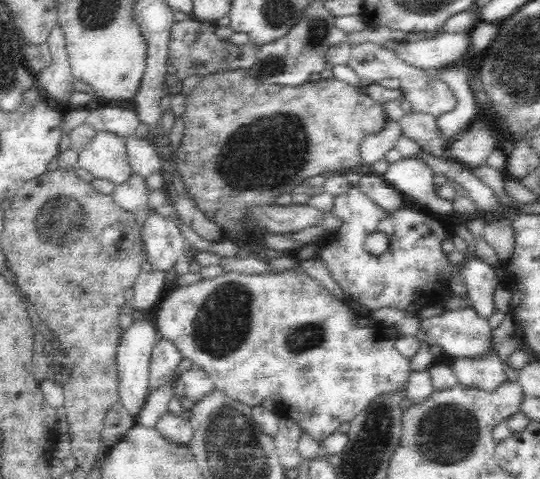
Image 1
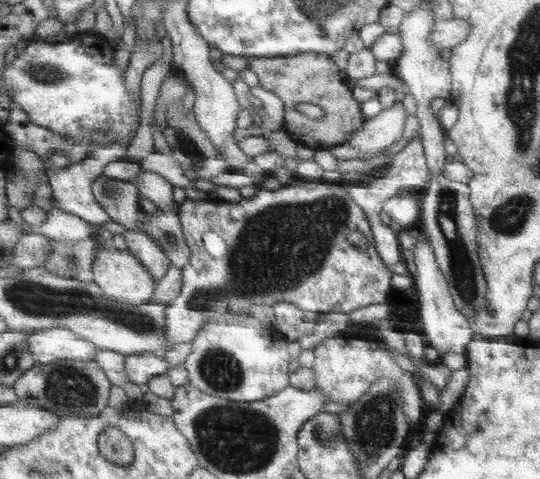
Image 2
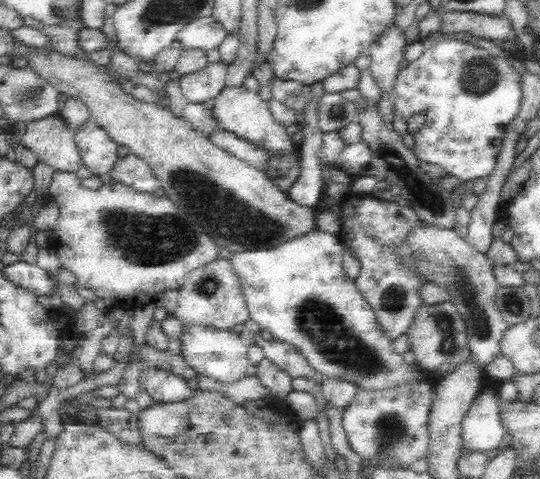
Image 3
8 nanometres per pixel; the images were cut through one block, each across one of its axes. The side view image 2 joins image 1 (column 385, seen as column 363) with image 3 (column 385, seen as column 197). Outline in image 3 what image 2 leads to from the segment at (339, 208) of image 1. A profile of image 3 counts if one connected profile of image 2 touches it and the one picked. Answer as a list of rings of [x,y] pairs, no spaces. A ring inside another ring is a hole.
[[[372,194],[362,198],[350,198],[340,202],[342,207],[342,225],[338,237],[344,246],[356,252],[362,260],[359,276],[355,279],[360,297],[369,306],[369,312],[375,317],[381,336],[393,341],[402,336],[408,328],[413,310],[422,302],[416,297],[416,288],[422,284],[405,268],[398,267],[392,248],[404,238],[408,228],[420,222],[419,216],[411,206],[401,206],[396,201],[378,199]]]

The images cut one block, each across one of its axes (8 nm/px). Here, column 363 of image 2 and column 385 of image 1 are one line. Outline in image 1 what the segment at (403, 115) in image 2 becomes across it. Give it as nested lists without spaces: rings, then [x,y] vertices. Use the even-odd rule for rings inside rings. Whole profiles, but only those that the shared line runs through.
[[[388,120],[387,125],[380,132],[365,136],[359,144],[362,164],[369,167],[374,162],[385,158],[385,152],[395,148],[395,144],[402,134],[399,121]]]

